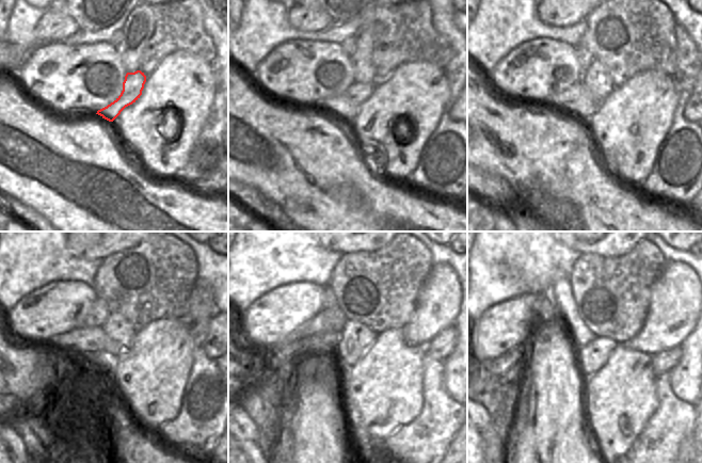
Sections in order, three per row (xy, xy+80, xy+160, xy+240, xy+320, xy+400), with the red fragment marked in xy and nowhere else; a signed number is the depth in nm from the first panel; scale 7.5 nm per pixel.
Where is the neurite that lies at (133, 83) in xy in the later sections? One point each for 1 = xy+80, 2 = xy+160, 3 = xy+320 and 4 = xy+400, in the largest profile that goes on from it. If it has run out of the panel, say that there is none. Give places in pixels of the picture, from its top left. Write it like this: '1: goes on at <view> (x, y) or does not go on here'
1: goes on at xy+80 (345, 106)
2: goes on at xy+160 (578, 100)
3: goes on at xy+320 (326, 341)
4: goes on at xy+400 (512, 378)

